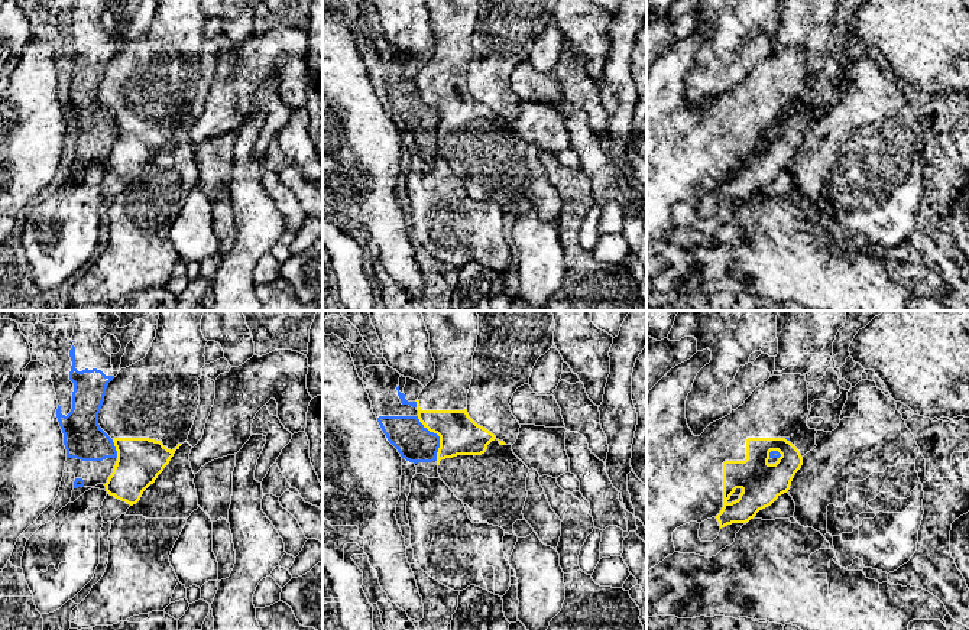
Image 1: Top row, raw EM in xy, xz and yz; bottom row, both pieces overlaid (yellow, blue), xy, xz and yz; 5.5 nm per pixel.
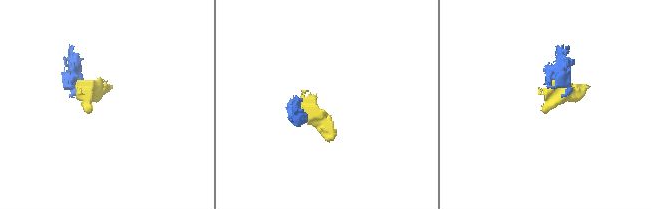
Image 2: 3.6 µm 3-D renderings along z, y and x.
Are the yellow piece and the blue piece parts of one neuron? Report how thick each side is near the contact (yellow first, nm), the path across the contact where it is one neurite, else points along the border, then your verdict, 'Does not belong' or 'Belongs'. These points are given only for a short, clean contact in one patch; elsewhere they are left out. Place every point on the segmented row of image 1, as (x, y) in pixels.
Thickness 220 nm (yellow) against 200 nm. Boundary: xz (417, 416), (438, 437), (437, 460). Does not belong

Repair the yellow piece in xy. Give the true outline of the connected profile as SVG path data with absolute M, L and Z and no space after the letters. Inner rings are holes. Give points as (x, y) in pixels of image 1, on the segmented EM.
M159 311L156 337L146 357L126 368L108 383L103 406L98 413L100 428L113 439L117 461L108 477L106 491L127 504L136 504L143 491L155 483L169 464L175 451L187 442L200 405L198 377L205 366L207 340L201 332L205 311Z

